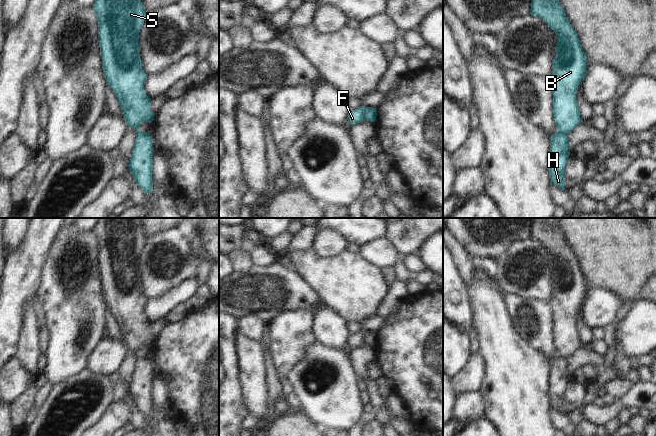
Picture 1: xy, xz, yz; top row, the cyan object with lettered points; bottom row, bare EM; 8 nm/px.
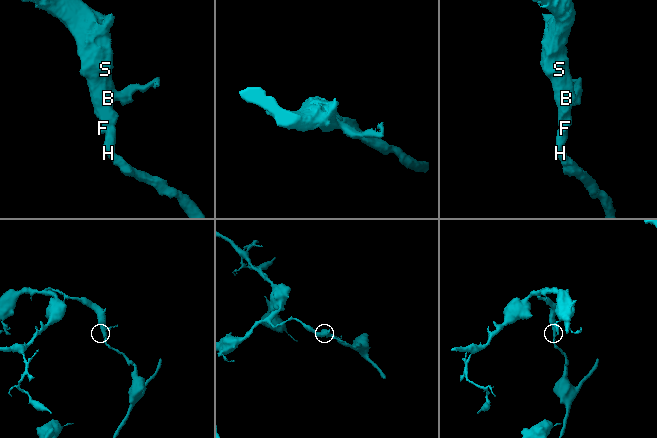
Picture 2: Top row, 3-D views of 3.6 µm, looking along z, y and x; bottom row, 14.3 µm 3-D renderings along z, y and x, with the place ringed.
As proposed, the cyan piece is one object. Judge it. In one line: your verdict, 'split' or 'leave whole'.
split

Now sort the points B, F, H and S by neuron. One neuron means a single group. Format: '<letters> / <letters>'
B F S / H

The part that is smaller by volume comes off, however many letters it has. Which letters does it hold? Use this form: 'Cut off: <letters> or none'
Cut off: H

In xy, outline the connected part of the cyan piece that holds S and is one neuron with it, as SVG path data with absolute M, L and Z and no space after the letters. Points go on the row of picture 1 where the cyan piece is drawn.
M95 0L92 8L98 22L98 42L106 83L118 100L126 124L137 133L143 122L152 123L155 116L150 109L151 98L143 89L147 76L139 56L138 37L146 11L141 0Z

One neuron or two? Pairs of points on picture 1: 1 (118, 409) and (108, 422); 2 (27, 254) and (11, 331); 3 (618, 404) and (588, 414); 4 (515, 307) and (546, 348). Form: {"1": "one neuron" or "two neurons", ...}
{"1": "one neuron", "2": "one neuron", "3": "one neuron", "4": "one neuron"}

